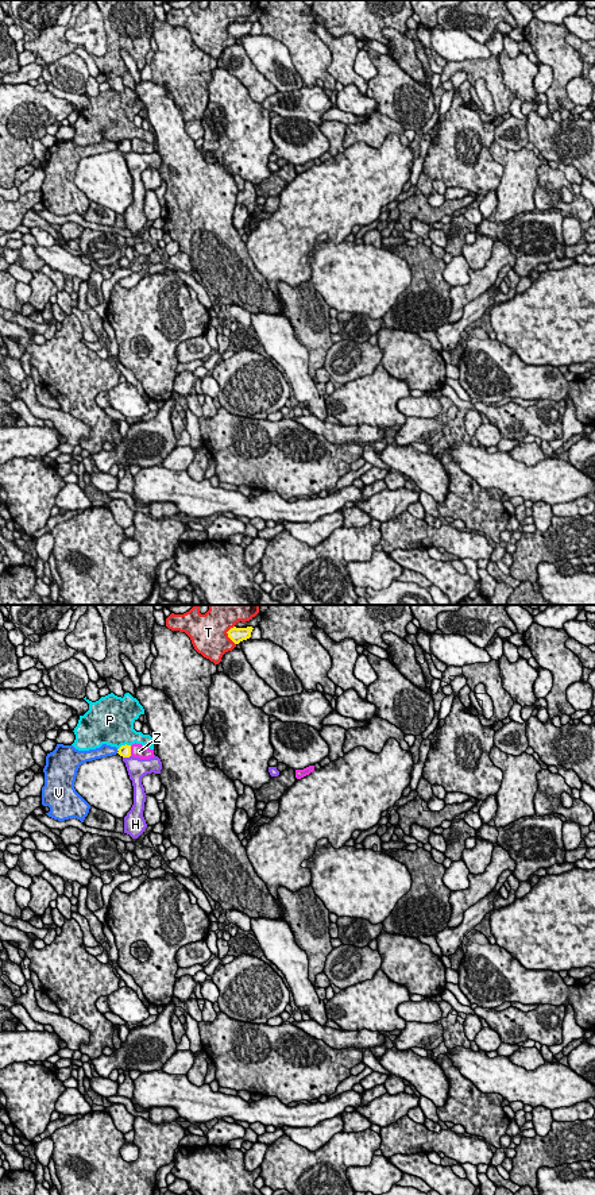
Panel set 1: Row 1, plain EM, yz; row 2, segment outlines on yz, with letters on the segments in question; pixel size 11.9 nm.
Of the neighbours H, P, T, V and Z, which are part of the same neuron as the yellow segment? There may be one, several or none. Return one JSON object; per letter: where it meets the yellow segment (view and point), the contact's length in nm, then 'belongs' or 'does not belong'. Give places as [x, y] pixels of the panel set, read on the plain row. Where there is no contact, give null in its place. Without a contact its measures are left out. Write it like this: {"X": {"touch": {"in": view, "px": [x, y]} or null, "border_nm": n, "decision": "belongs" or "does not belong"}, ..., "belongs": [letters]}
{"H": {"touch": {"in": "yz", "px": [126, 151]}, "border_nm": 100, "decision": "does not belong"}, "P": {"touch": {"in": "yz", "px": [123, 141]}, "border_nm": 170, "decision": "does not belong"}, "T": {"touch": {"in": "yz", "px": [228, 30]}, "border_nm": 240, "decision": "does not belong"}, "V": {"touch": {"in": "yz", "px": [118, 145]}, "border_nm": 50, "decision": "does not belong"}, "Z": {"touch": {"in": "yz", "px": [130, 146]}, "border_nm": 130, "decision": "does not belong"}, "belongs": []}

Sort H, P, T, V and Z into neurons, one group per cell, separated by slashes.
H / P / T / V / Z

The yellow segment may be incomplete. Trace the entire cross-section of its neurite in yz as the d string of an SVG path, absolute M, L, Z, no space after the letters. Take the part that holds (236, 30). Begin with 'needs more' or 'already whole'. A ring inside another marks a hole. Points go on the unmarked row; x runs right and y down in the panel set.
already whole; M247 22L247 23L231 23L227 28L228 32L235 38L239 39L243 35L247 35L251 32L251 27L252 27L252 22Z

